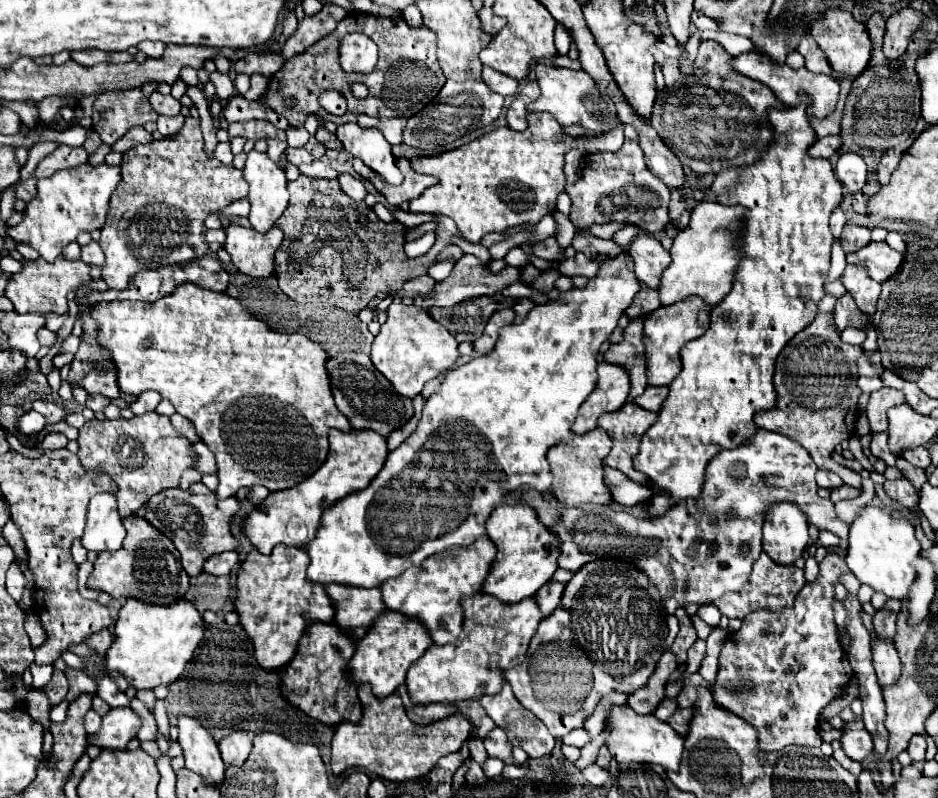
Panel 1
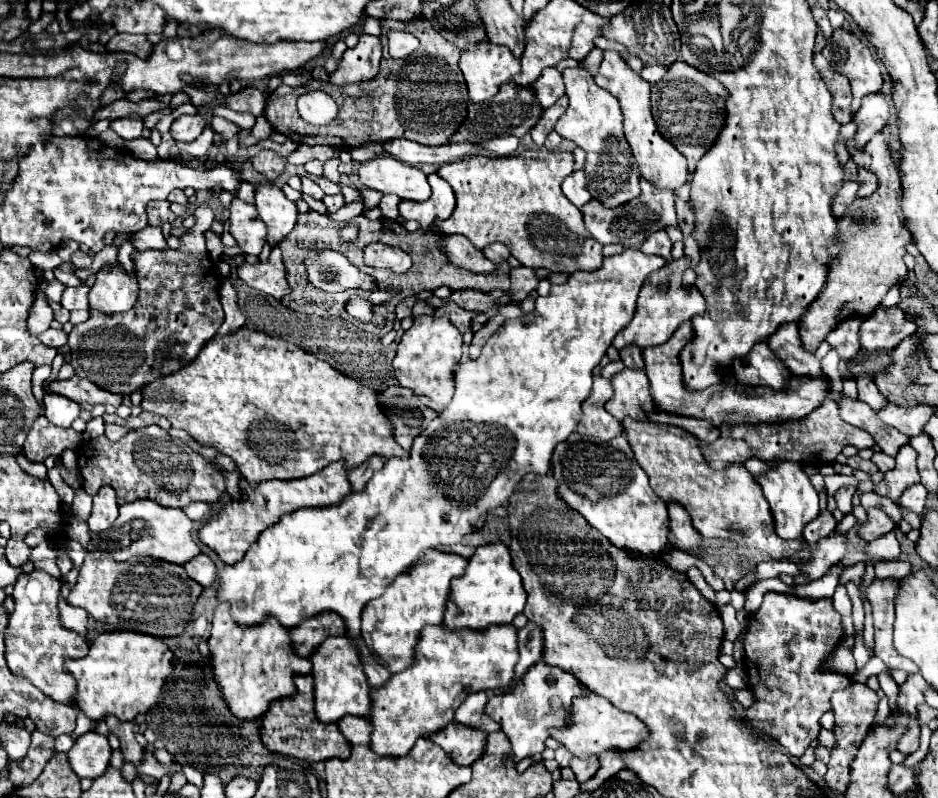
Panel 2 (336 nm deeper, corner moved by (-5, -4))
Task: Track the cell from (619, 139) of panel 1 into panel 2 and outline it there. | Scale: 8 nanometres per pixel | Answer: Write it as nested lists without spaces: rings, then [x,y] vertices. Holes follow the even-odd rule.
[[[526,152],[526,156],[466,156],[458,162],[442,164],[436,174],[444,178],[454,194],[456,208],[450,218],[436,220],[434,226],[446,234],[462,234],[466,236],[478,250],[486,248],[486,244],[502,242],[510,248],[512,256],[520,260],[520,264],[530,268],[548,268],[550,272],[572,274],[576,270],[598,270],[602,266],[602,244],[598,244],[590,232],[586,232],[583,215],[560,190],[562,180],[572,172],[574,156],[572,152]]]

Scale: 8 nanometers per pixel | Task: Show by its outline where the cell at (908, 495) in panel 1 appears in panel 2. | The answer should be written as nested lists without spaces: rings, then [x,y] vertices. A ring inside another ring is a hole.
[[[870,508],[868,520],[860,528],[860,536],[864,540],[876,540],[876,538],[888,534],[894,526],[896,526],[894,520],[882,508]]]

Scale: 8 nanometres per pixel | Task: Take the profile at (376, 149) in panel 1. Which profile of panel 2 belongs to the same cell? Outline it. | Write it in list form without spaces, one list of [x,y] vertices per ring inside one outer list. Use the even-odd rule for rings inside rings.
[[[388,154],[362,162],[358,168],[358,178],[366,188],[382,194],[396,194],[402,200],[422,202],[430,196],[430,186],[424,172]]]

